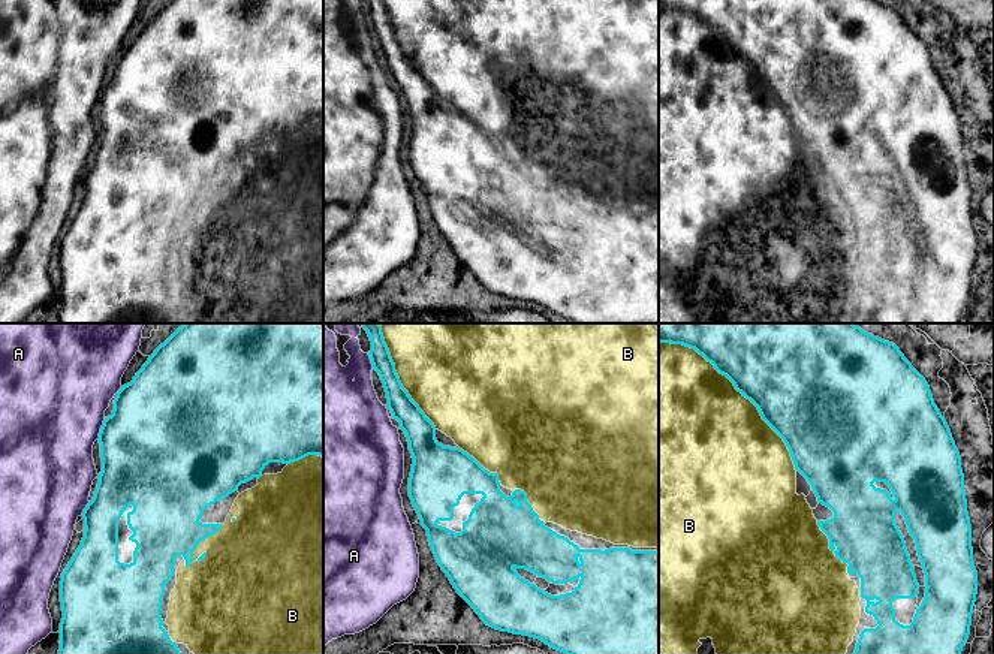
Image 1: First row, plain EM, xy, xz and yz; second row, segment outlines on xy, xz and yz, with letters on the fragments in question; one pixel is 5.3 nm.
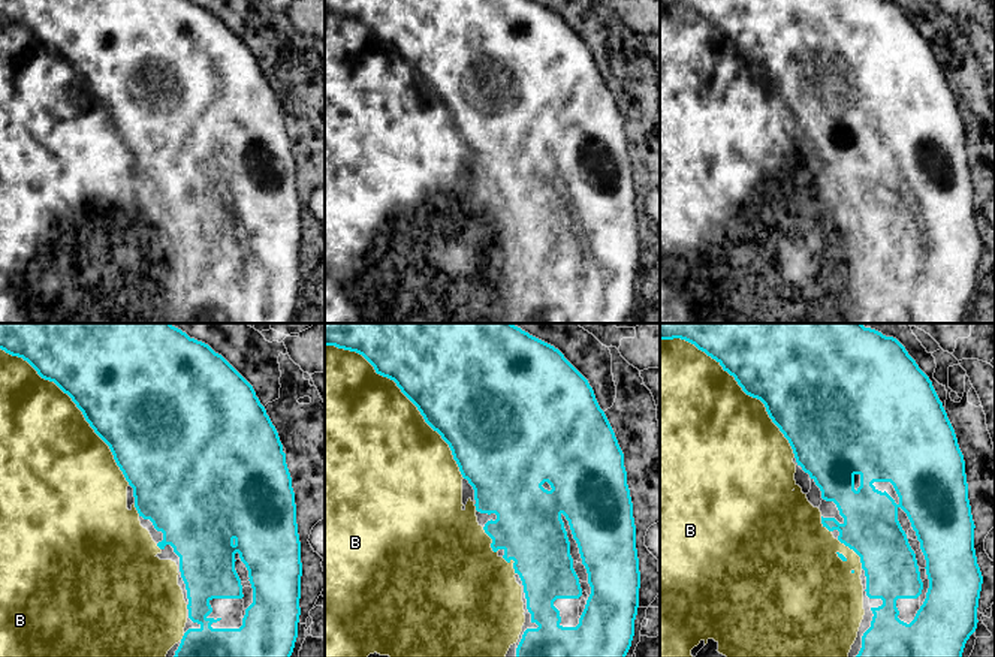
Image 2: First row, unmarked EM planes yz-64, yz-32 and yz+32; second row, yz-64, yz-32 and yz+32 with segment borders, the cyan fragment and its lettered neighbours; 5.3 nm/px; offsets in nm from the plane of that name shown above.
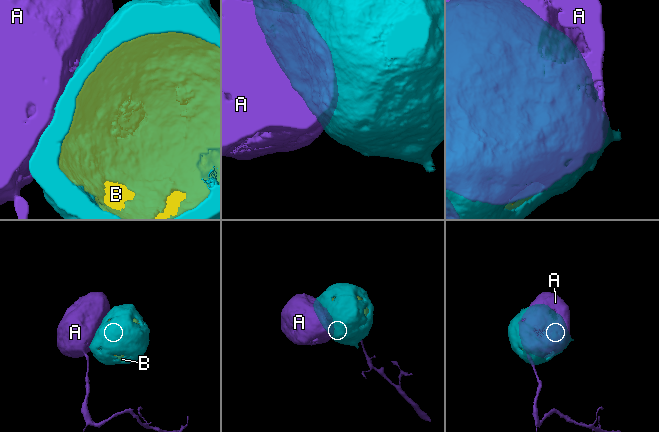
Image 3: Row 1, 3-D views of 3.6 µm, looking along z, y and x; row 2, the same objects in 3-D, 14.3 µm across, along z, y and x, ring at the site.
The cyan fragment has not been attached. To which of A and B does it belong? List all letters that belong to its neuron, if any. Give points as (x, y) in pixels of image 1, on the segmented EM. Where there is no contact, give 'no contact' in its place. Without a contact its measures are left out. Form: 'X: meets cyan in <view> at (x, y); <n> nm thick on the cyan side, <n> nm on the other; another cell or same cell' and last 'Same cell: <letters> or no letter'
A: meets cyan in xy at (101, 428); 480 nm thick on the cyan side, 500 nm on the other; another cell
B: meets cyan in yz at (737, 389); 500 nm thick on the cyan side, 500 nm on the other; same cell
Same cell: B

